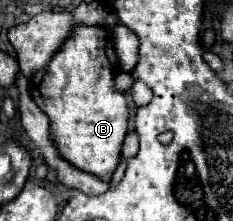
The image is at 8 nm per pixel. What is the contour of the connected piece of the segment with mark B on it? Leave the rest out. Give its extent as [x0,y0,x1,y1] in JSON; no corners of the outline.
[30,23,128,179]

